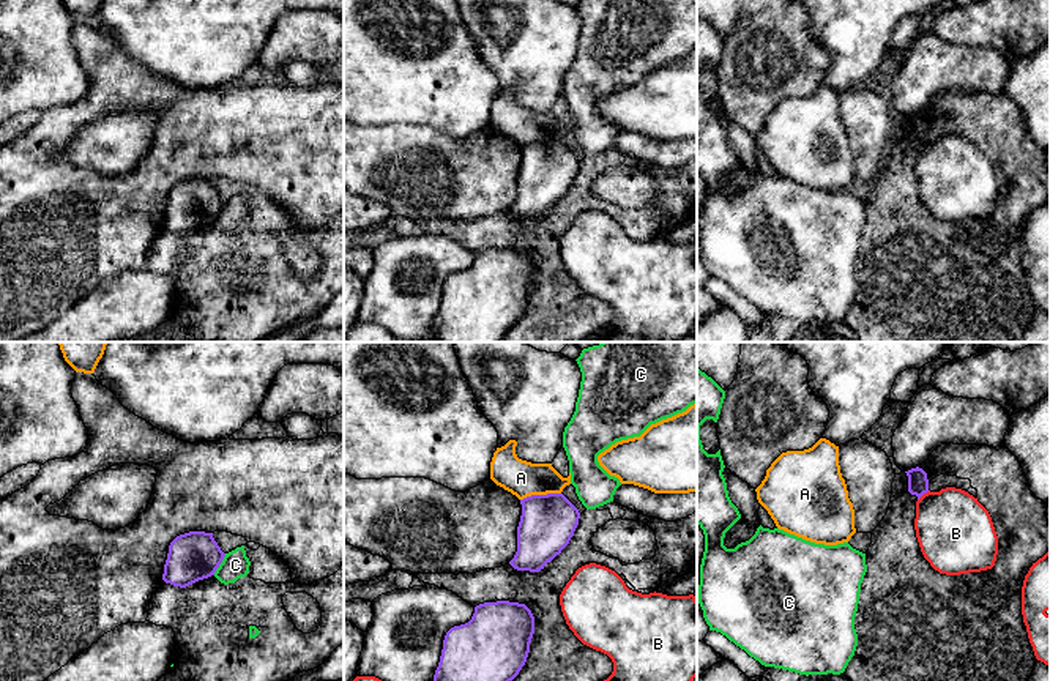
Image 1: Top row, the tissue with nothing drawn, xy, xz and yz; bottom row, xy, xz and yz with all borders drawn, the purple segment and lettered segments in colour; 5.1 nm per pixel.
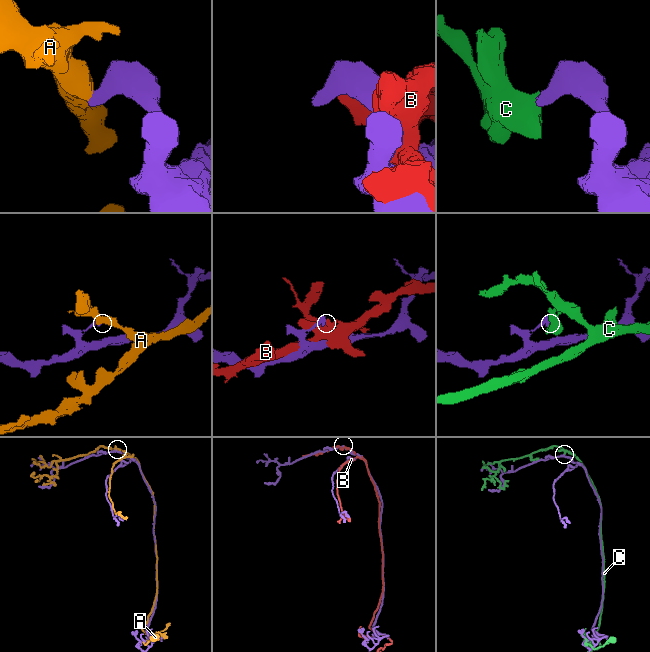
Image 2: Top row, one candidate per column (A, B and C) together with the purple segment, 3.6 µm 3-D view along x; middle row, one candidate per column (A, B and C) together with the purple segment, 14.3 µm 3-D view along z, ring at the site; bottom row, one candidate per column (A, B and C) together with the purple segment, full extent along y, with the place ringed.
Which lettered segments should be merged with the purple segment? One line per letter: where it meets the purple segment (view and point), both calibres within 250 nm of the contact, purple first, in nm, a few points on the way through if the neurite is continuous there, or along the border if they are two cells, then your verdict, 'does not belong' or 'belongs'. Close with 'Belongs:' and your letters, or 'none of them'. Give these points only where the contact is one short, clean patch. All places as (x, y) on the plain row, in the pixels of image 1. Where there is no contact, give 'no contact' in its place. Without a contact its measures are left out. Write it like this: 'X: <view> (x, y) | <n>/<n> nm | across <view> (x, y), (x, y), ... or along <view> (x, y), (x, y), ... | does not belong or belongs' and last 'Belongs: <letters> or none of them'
A: xz (539, 142) | 280/180 nm | along xz (560, 139), (532, 141), (521, 147) | does not belong
B: yz (923, 141) | 110/380 nm | does not belong
C: xy (219, 210) | 240/140 nm | along xy (226, 200), (213, 221) | does not belong
Belongs: none of them

